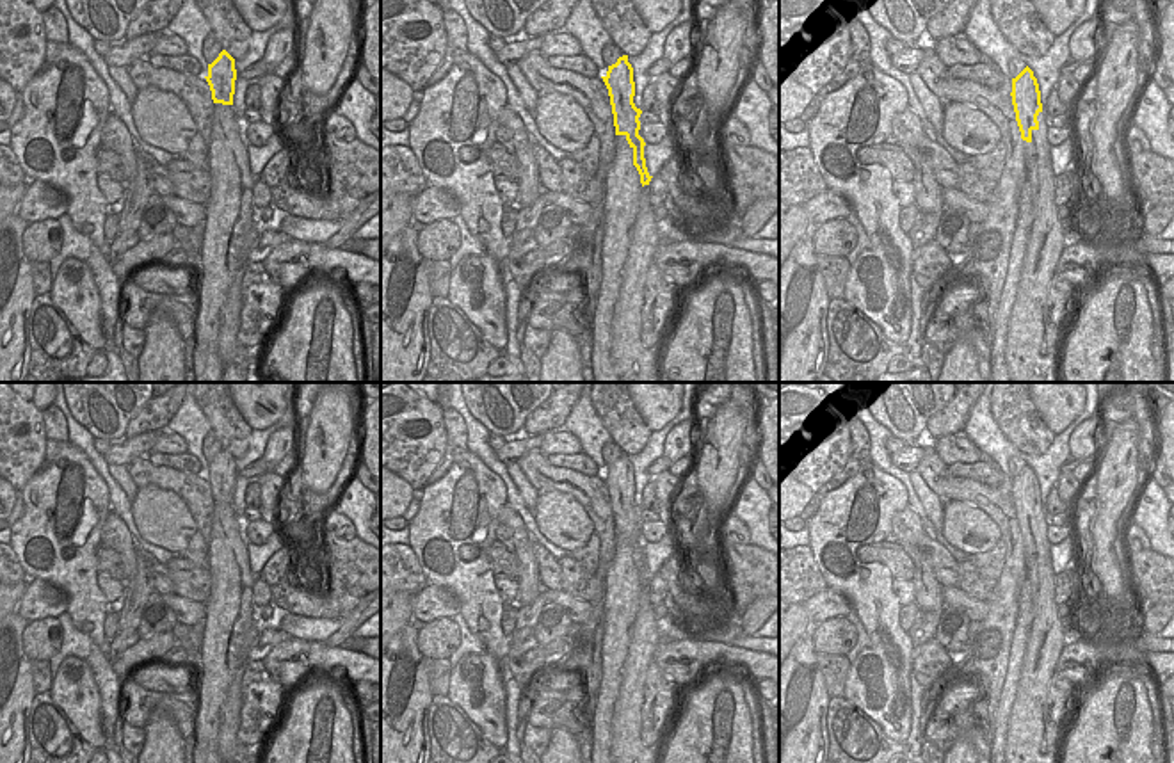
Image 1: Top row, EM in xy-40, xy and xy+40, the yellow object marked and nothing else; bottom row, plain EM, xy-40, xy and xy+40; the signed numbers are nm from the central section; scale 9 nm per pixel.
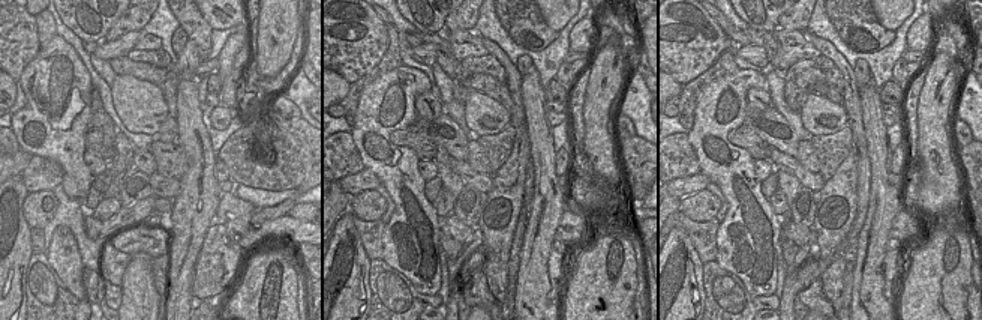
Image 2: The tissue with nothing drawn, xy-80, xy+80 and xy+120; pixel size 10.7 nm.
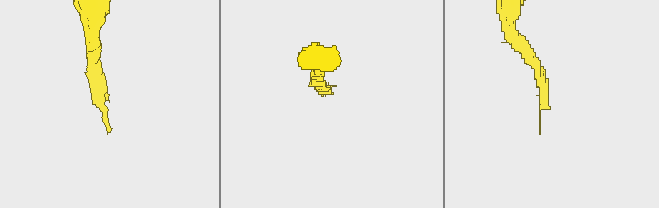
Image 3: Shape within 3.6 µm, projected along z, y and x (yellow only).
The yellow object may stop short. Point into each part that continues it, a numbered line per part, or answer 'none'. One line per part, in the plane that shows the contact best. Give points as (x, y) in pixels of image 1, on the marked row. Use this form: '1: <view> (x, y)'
1: xy+40 (1029, 360)

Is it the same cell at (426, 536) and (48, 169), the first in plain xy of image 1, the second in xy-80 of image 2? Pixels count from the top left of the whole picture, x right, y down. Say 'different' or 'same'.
different

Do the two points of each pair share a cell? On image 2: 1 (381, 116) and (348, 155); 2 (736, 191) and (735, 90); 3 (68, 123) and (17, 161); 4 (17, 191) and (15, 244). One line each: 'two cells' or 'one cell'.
1: two cells
2: one cell
3: two cells
4: one cell

